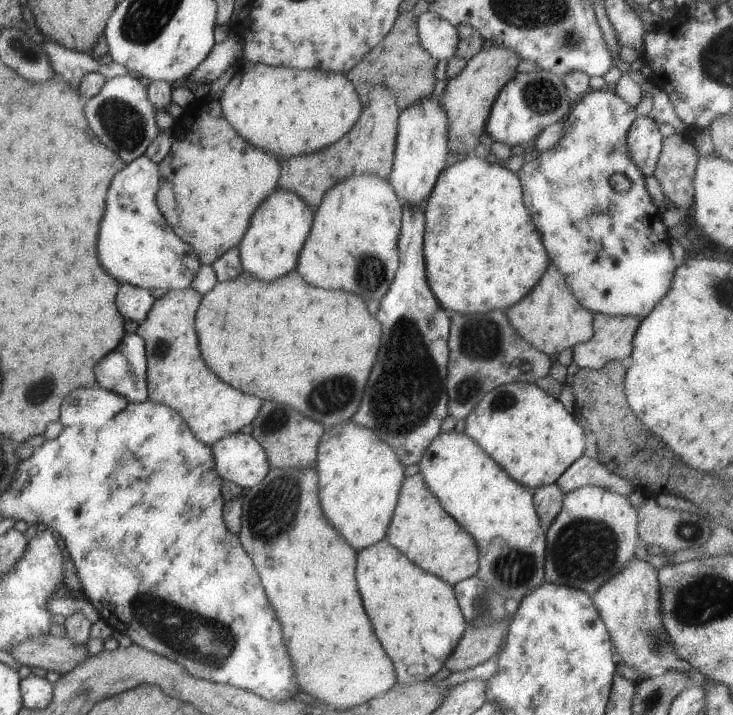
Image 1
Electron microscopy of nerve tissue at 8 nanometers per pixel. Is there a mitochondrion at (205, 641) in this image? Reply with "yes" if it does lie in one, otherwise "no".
yes

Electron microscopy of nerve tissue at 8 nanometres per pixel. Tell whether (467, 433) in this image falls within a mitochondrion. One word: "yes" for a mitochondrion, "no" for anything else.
no

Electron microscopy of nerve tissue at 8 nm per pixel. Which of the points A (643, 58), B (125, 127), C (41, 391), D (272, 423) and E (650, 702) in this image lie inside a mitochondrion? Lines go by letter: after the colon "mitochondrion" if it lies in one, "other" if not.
A: other
B: mitochondrion
C: mitochondrion
D: mitochondrion
E: mitochondrion

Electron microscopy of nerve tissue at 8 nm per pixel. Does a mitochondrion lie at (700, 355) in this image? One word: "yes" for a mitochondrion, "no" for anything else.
no

